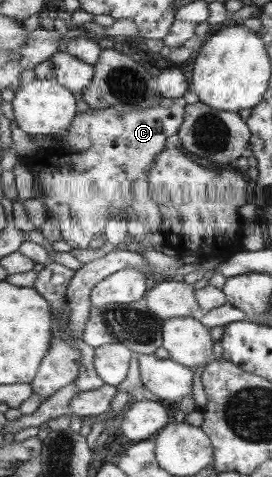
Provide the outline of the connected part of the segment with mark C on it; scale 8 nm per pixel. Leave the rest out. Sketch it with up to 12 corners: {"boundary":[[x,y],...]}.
{"boundary":[[182,97],[76,112],[22,158],[61,240],[129,221]]}

